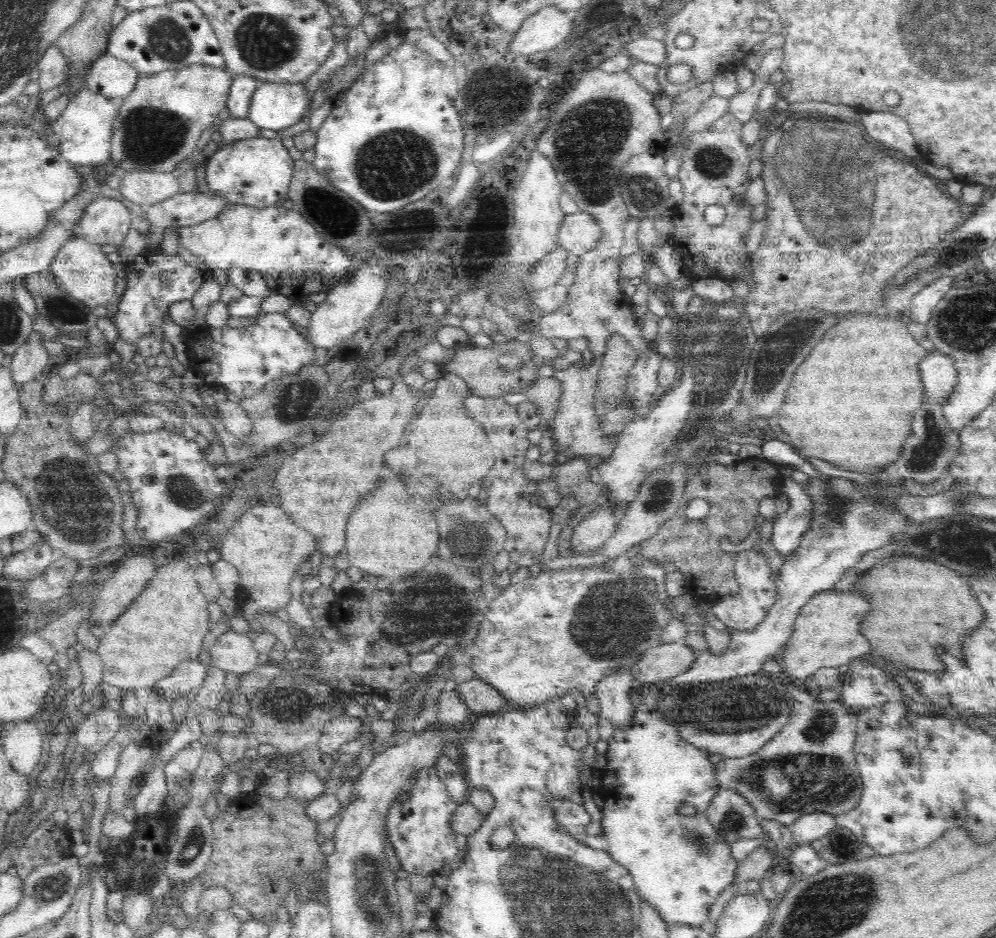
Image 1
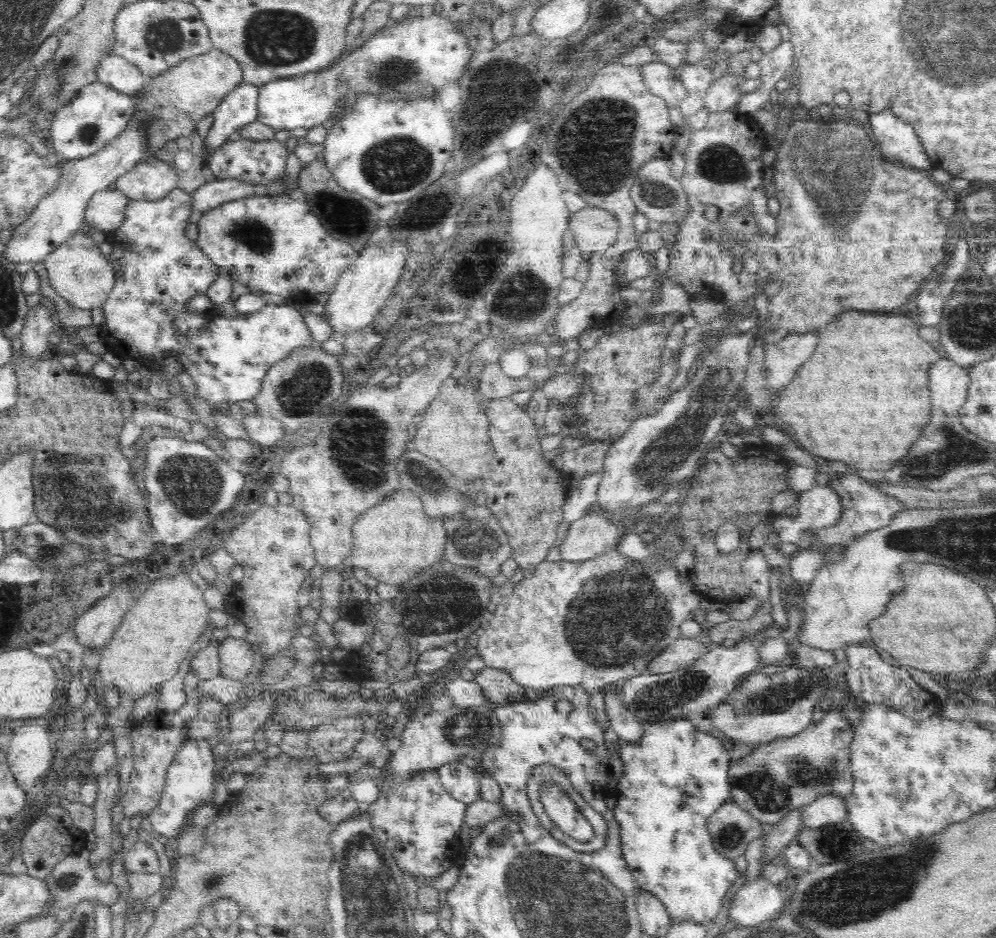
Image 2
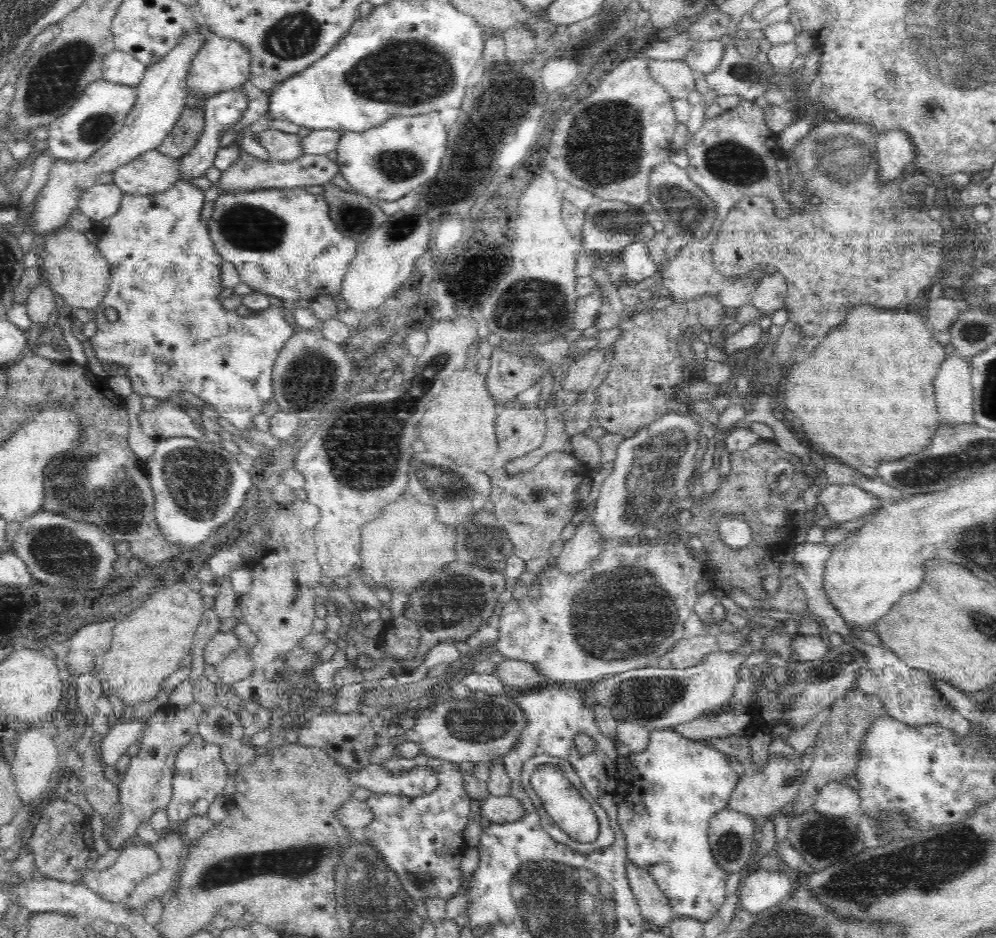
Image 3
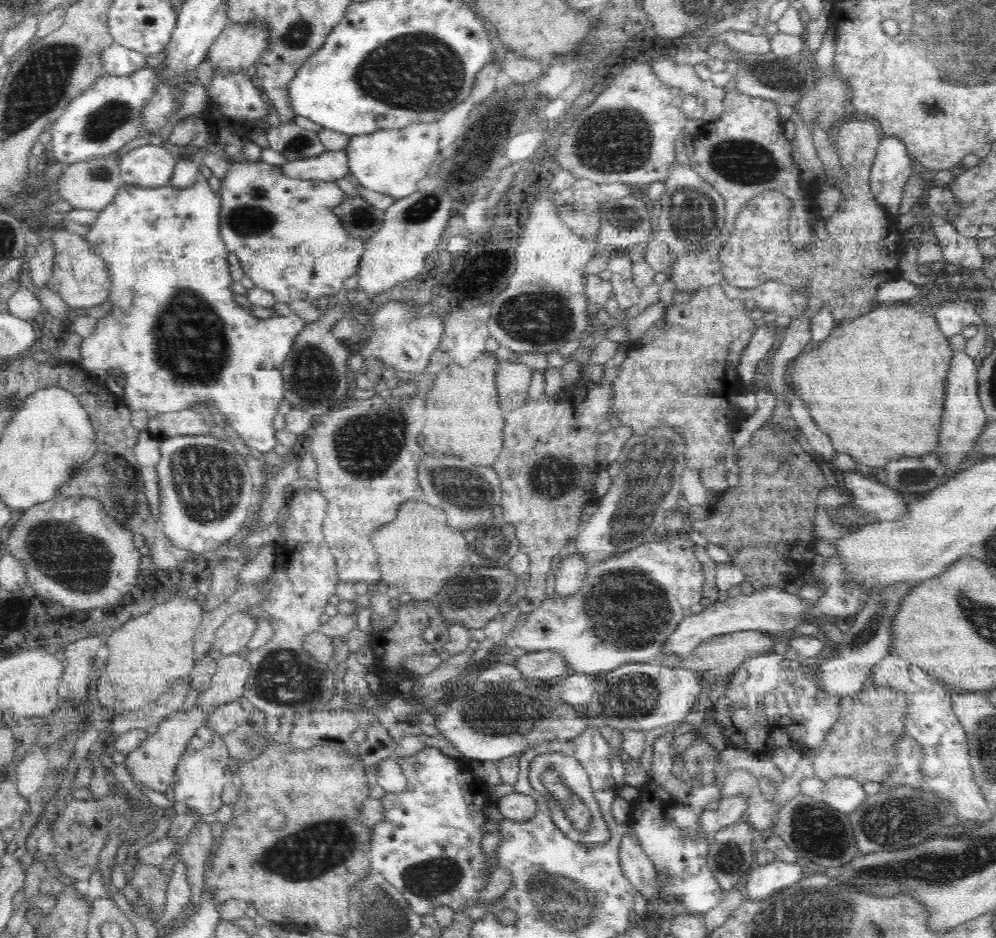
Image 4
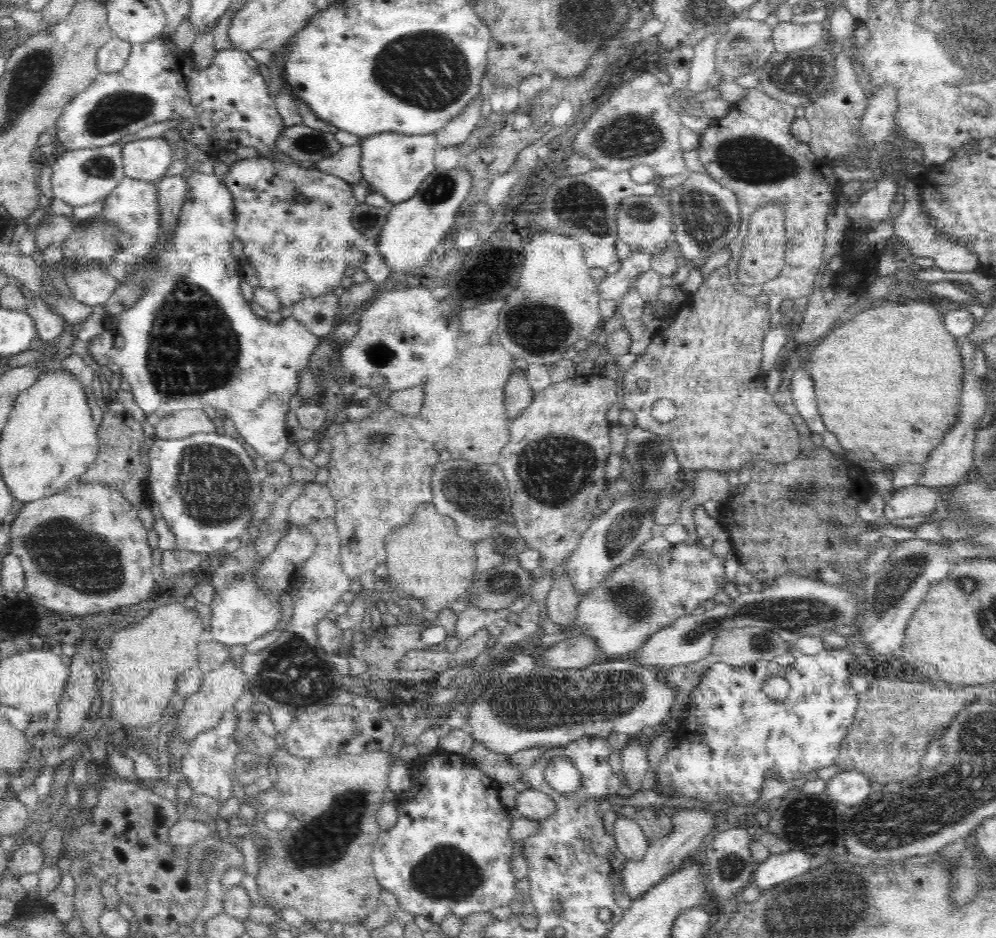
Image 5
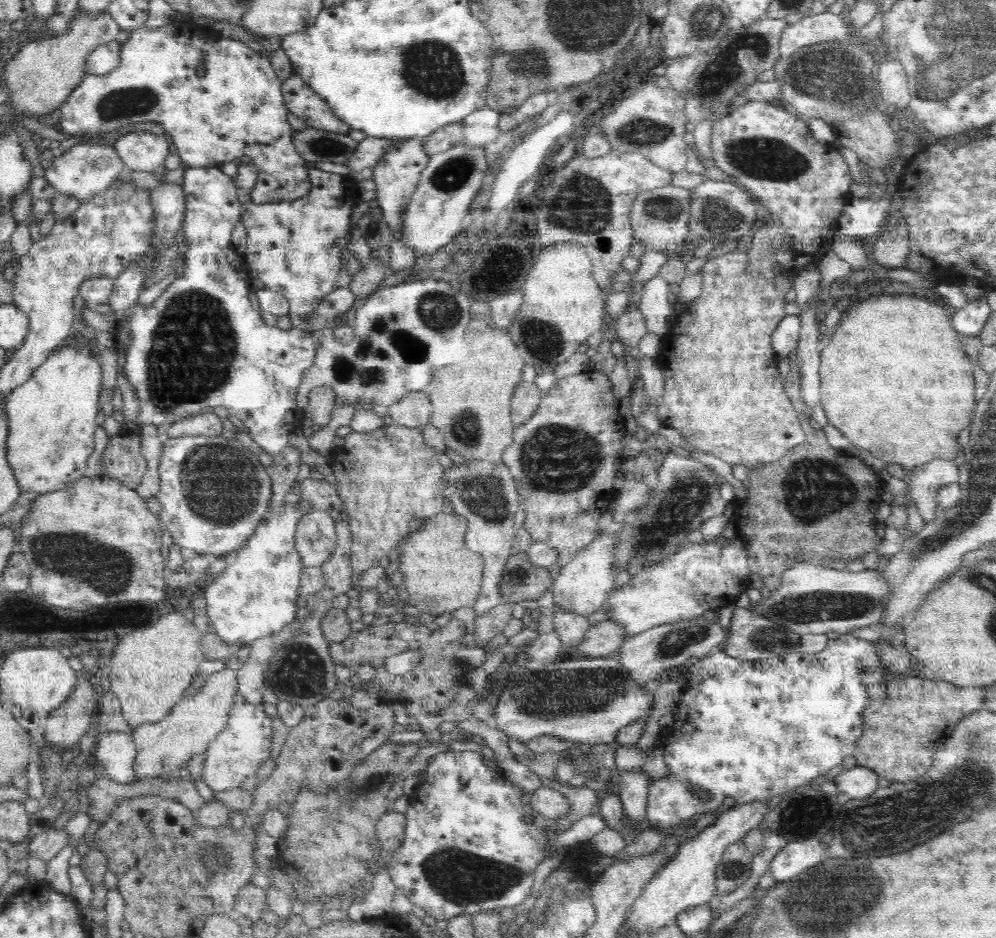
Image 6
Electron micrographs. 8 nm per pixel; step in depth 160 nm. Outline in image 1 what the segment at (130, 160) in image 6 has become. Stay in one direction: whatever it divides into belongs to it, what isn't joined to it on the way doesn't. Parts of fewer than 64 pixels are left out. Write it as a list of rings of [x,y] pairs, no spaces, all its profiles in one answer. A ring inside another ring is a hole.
[[[134,170],[121,173],[119,190],[122,197],[139,205],[153,205],[181,192],[179,180],[172,172]]]

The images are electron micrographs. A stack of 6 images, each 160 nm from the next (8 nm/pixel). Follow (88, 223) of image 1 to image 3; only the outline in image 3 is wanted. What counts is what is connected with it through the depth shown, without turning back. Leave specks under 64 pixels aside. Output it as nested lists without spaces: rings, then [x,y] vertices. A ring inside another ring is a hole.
[[[113,182],[108,184],[93,183],[80,196],[78,209],[92,221],[102,221],[118,212],[125,193]]]

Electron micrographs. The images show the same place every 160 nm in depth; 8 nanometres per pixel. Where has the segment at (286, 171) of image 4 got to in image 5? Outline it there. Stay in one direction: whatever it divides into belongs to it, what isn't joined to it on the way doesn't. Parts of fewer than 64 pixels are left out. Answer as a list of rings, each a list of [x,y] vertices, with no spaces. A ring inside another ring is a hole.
[[[359,143],[352,146],[343,146],[336,154],[315,162],[313,168],[337,176],[350,184],[363,183],[360,157]]]

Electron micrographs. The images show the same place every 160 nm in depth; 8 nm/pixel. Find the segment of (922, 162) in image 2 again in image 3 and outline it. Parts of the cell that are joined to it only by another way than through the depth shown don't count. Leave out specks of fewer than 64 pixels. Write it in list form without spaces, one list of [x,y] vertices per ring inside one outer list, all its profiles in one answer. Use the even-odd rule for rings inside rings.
[[[902,130],[878,133],[876,139],[878,178],[884,183],[896,182],[900,175],[914,167],[916,151],[912,139]]]

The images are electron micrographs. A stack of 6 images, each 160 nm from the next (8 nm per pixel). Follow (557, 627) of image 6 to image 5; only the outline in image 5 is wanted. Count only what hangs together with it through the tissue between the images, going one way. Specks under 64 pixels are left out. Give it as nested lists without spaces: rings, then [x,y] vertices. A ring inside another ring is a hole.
[[[568,574],[561,575],[554,580],[547,595],[546,606],[550,619],[569,631],[570,627],[574,627],[580,599],[581,596],[578,595]]]

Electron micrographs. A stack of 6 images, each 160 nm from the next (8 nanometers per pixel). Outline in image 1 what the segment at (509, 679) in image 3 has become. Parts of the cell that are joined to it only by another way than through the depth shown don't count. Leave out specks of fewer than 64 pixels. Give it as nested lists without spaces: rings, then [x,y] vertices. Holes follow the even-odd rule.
[[[474,677],[471,680],[457,684],[455,691],[465,702],[470,713],[481,715],[496,714],[516,706],[509,702],[487,682]]]

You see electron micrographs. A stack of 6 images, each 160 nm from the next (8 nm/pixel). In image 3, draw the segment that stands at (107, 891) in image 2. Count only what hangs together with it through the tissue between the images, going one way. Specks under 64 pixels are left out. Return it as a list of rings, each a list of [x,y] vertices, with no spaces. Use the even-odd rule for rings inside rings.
[[[132,845],[126,847],[120,854],[115,863],[101,871],[96,868],[84,868],[79,872],[81,884],[90,889],[98,897],[110,903],[121,903],[130,897],[130,893],[142,879],[160,870],[161,860],[158,852],[150,845]]]

